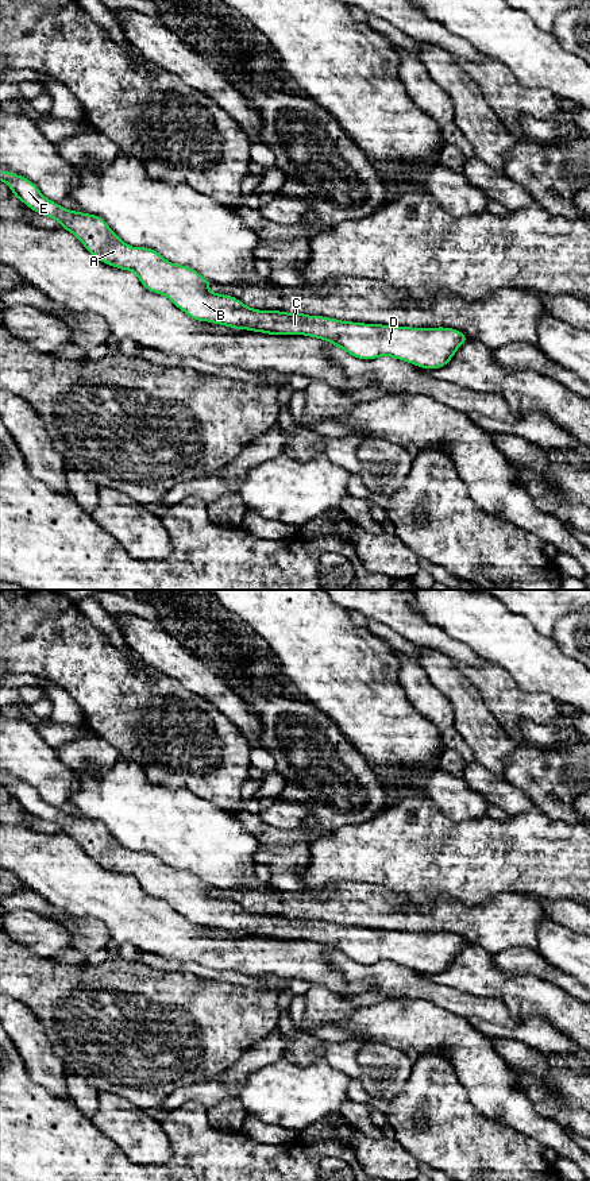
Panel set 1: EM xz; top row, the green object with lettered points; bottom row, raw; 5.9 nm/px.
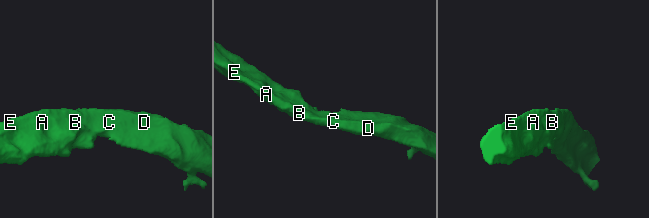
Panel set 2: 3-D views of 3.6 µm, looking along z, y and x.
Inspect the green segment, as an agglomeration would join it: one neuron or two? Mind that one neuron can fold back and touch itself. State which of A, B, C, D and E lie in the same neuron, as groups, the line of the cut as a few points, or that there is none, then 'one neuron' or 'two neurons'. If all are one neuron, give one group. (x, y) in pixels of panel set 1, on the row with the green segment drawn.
A B C D E; no cut; one neuron

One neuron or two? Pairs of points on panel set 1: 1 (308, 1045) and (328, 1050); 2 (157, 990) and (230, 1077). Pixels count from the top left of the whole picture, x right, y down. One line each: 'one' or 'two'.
1: one
2: two

